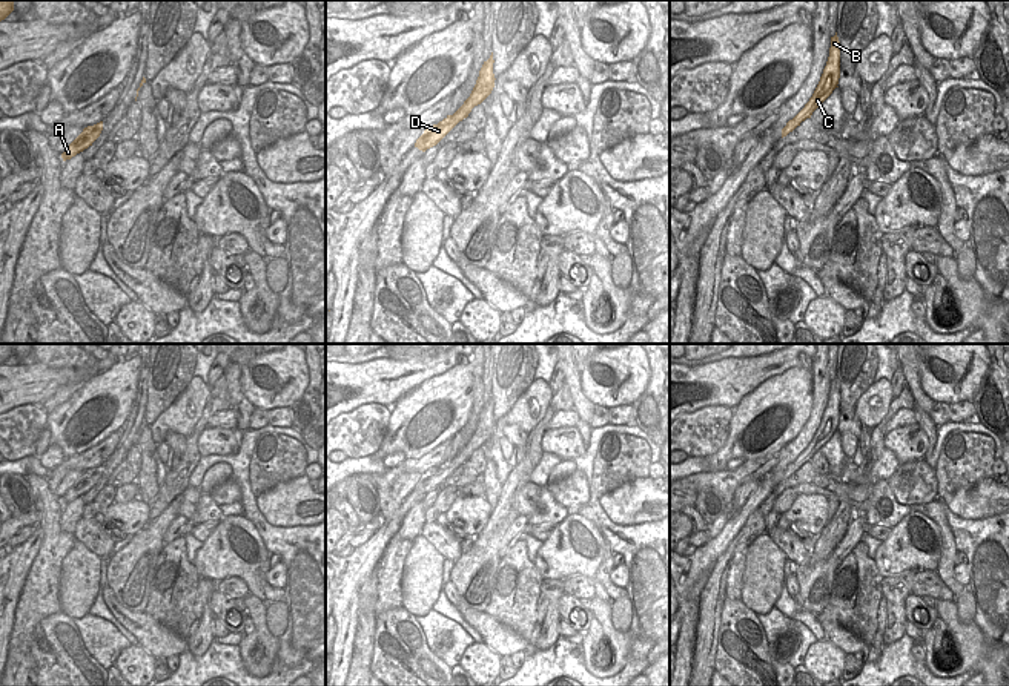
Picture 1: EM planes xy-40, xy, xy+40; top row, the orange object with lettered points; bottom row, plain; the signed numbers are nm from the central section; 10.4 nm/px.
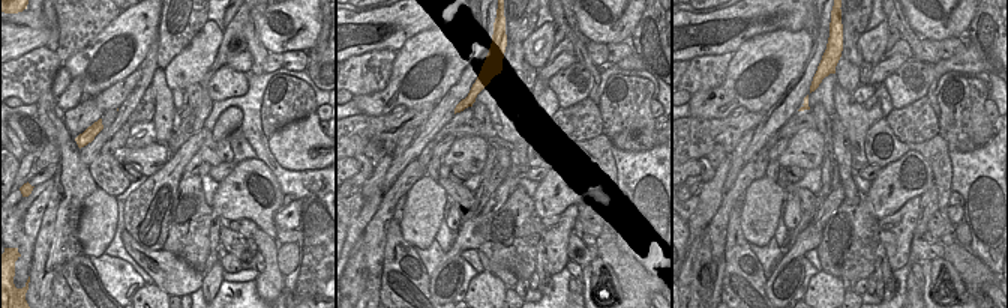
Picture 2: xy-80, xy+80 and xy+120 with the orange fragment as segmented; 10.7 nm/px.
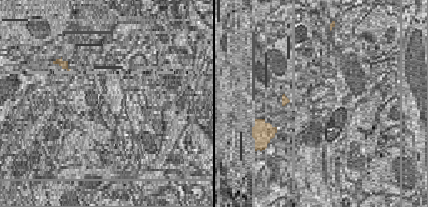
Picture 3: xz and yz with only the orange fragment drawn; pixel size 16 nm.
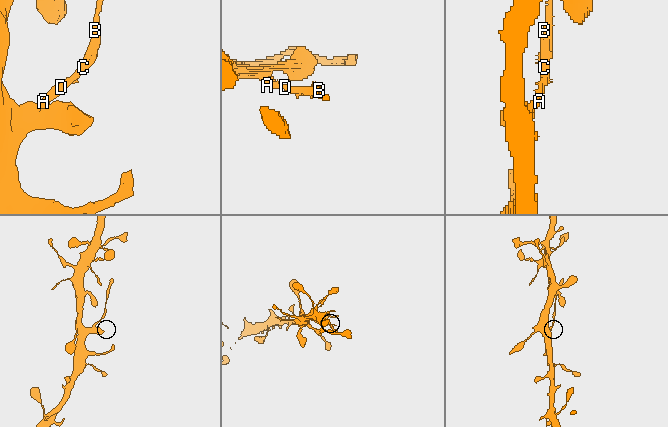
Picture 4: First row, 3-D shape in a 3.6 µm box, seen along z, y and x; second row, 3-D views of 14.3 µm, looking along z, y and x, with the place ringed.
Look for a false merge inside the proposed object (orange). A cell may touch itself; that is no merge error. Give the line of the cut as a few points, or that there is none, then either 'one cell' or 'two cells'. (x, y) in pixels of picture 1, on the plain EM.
cut in xy along (438, 467), (453, 470); two cells

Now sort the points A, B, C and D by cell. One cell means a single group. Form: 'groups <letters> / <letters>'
groups A D / B C

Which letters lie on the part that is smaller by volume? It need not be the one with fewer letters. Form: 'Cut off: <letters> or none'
Cut off: B, C

